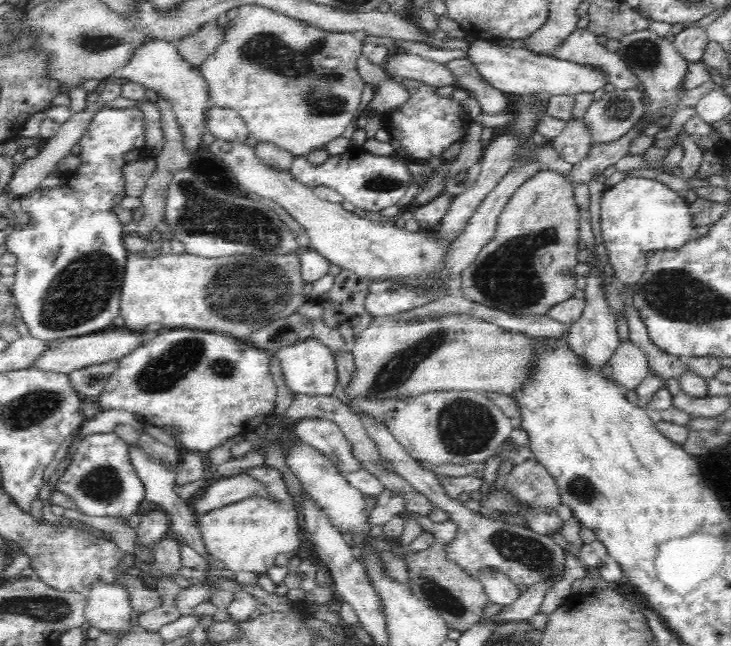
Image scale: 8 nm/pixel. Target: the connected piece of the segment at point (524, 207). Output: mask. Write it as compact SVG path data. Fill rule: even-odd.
M639 120L623 137L615 141L595 144L586 158L578 164L572 165L568 174L560 174L553 170L540 170L524 184L521 184L509 198L504 210L499 214L494 236L490 242L480 250L474 262L466 270L460 272L461 292L471 302L484 304L490 308L497 308L509 314L528 314L529 316L546 316L552 306L566 302L576 292L576 264L578 249L578 228L580 216L579 206L575 201L573 186L588 184L590 180L602 174L605 168L612 166L629 153L630 144L643 132Z

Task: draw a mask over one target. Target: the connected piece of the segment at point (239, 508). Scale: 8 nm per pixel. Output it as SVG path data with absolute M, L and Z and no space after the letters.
M266 464L254 466L247 470L252 477L264 484L266 491L272 494L272 498L268 500L266 496L250 496L244 498L240 502L220 507L213 510L196 520L204 546L209 554L219 558L224 562L224 568L232 570L232 572L254 572L260 574L267 572L275 565L276 557L286 552L300 555L298 549L302 546L302 538L300 538L300 528L302 527L300 511L295 507L294 501L288 489L284 484L282 473L274 467Z

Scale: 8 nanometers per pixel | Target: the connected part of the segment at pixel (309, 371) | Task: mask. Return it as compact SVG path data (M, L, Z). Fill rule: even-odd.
M308 338L306 342L298 342L292 346L282 346L276 357L282 367L282 374L286 386L293 393L300 393L306 396L330 396L334 392L338 382L338 371L334 354L315 338Z

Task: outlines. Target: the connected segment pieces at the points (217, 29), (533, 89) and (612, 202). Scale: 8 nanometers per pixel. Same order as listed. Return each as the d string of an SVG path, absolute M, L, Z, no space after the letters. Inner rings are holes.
M218 21L203 24L191 35L185 36L179 43L180 56L192 66L200 66L208 56L212 56L224 40L225 29Z
M475 39L473 43L469 43L465 58L474 65L483 80L496 90L517 96L530 93L576 96L582 93L593 93L598 88L604 88L608 83L606 75L599 68L536 54L524 47L514 48L510 45L500 47L484 39Z
M626 177L604 190L600 206L600 236L615 270L616 282L634 285L642 278L648 252L674 250L693 240L689 206L670 187L645 177Z

